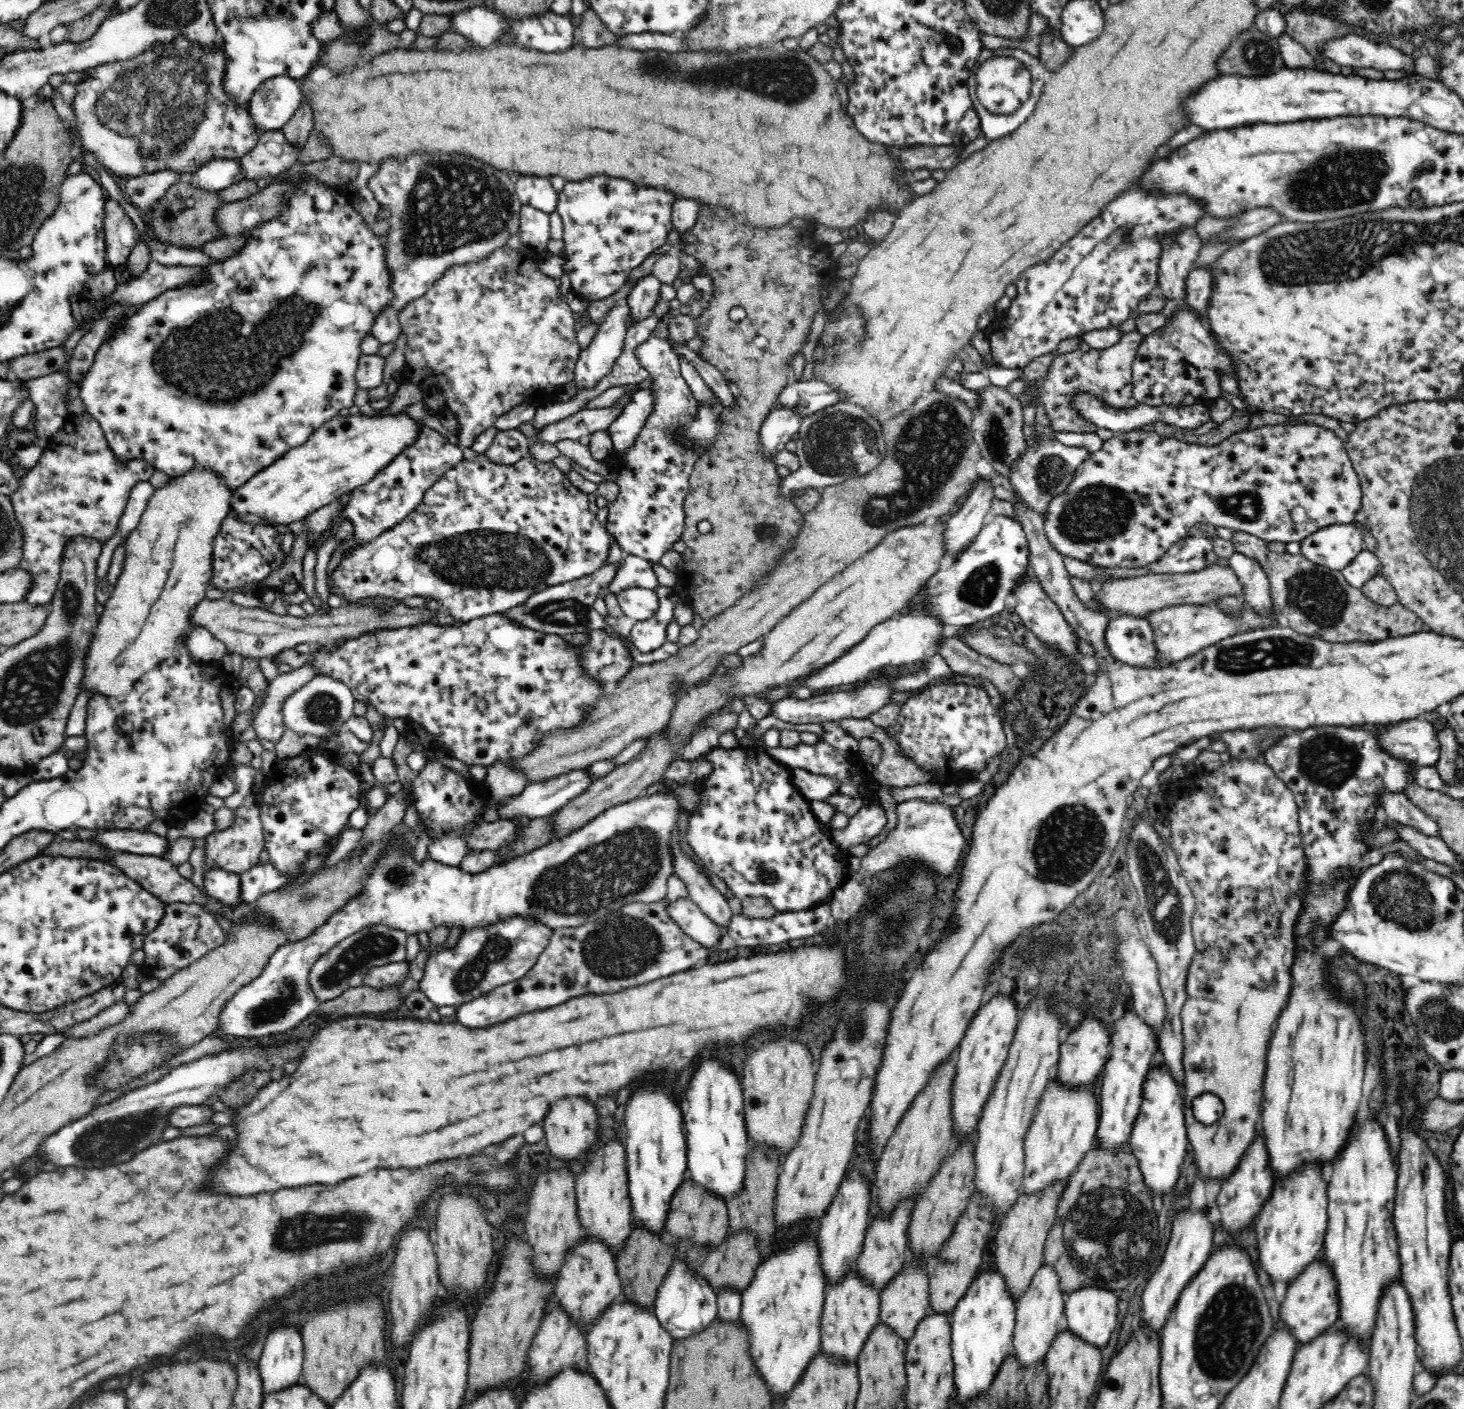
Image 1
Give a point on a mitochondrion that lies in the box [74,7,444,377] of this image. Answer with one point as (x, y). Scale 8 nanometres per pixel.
(154, 109)

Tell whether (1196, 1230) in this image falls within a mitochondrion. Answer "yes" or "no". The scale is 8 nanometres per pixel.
no

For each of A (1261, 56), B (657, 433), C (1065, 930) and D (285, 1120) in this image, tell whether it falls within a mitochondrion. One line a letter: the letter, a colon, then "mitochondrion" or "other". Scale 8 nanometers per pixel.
A: mitochondrion
B: mitochondrion
C: other
D: other

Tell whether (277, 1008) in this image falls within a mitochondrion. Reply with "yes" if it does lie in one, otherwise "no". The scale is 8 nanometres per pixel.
yes

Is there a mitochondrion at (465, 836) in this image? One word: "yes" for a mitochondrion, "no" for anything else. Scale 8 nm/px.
no

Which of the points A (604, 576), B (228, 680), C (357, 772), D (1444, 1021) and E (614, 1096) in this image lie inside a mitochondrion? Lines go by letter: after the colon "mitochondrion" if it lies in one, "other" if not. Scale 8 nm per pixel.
A: other
B: other
C: other
D: mitochondrion
E: other

